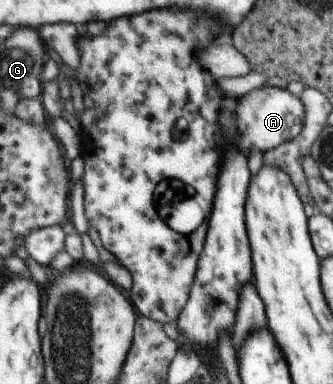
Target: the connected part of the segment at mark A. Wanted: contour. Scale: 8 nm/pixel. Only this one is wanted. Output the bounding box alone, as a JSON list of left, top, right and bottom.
[235,85,306,156]

